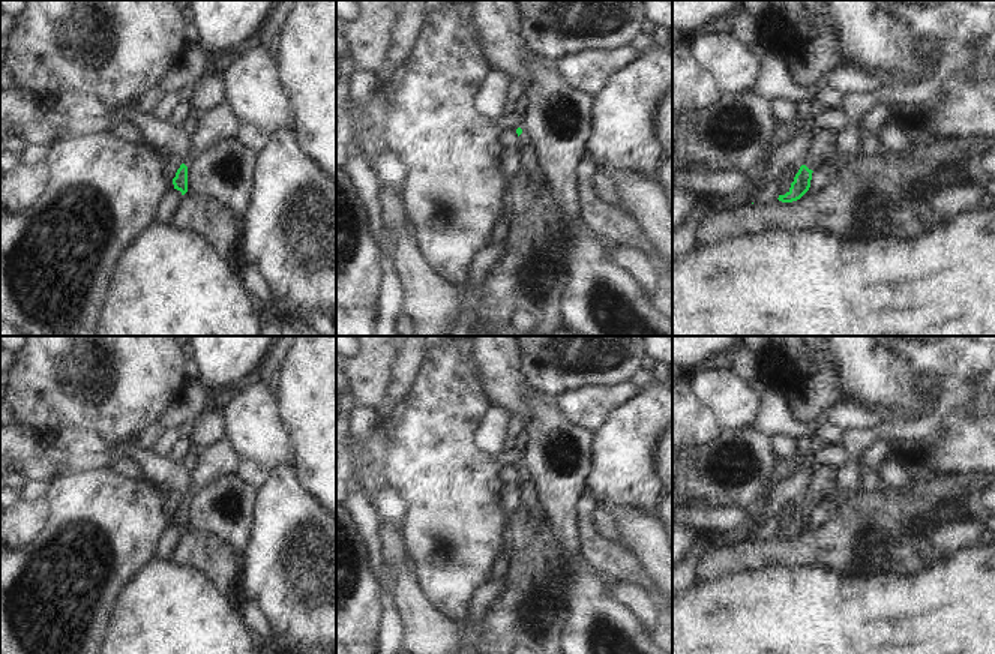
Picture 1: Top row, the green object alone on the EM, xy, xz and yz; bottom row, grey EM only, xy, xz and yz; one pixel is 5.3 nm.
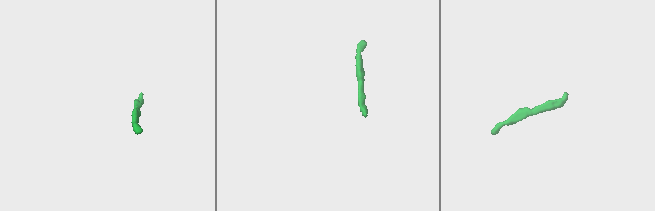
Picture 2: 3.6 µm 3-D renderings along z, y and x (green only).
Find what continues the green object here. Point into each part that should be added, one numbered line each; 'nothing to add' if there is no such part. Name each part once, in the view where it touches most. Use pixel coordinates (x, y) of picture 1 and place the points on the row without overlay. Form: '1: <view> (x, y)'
1: yz (823, 482).

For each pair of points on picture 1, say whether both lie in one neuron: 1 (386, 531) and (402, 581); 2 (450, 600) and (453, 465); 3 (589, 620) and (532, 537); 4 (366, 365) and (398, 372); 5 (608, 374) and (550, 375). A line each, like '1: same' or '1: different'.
1: same
2: same
3: different
4: different
5: same

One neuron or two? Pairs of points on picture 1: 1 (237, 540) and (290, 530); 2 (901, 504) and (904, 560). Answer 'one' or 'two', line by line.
1: two
2: one

